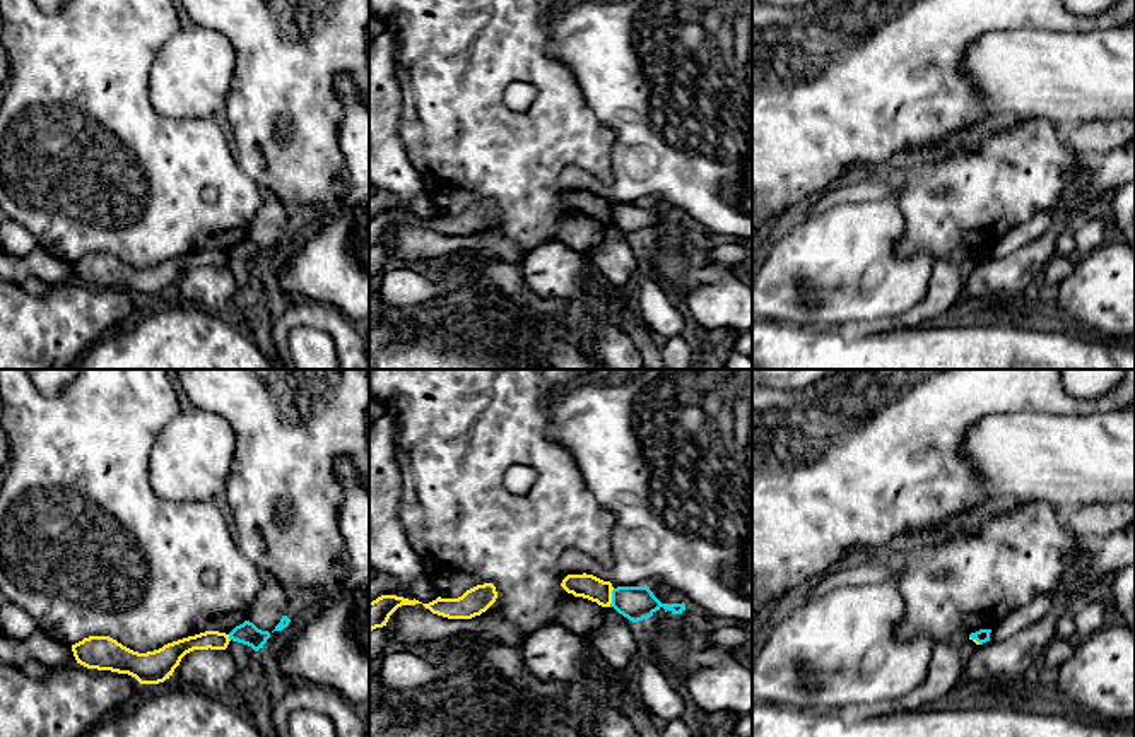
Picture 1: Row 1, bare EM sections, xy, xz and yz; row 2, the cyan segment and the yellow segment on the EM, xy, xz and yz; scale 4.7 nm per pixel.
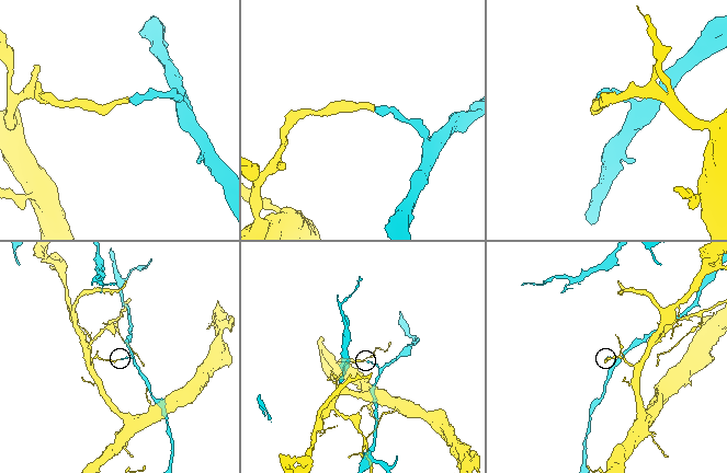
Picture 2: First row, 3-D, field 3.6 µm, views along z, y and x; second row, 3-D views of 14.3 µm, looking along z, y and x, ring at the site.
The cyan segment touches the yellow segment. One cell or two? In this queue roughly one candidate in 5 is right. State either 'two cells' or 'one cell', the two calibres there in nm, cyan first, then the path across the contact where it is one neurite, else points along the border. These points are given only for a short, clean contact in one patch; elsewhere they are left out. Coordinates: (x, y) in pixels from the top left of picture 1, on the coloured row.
two cells; 160 nm thick on the cyan side, 120 nm on the other; border along xz (614, 589), (609, 606)

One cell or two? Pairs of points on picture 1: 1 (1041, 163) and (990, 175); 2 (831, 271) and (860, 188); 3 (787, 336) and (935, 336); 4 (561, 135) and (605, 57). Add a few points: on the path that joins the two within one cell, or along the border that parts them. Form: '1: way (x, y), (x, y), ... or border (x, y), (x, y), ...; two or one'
1: way (1029, 166), (1012, 175), (1002, 175); one
2: border (894, 199), (841, 202), (828, 207), (819, 216); two
3: way (824, 351), (898, 351); one
4: border (561, 62), (571, 72), (585, 105), (607, 129); two

